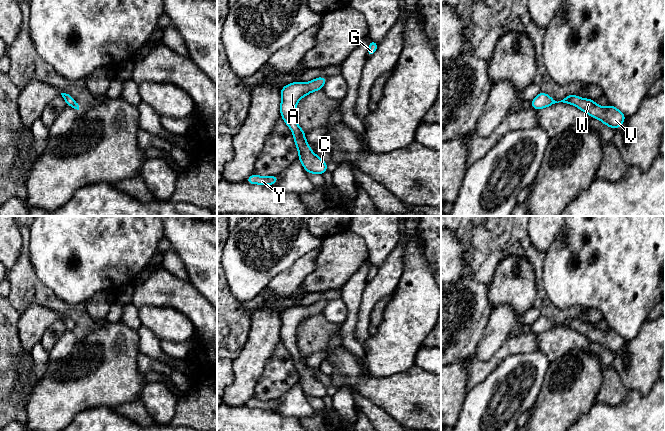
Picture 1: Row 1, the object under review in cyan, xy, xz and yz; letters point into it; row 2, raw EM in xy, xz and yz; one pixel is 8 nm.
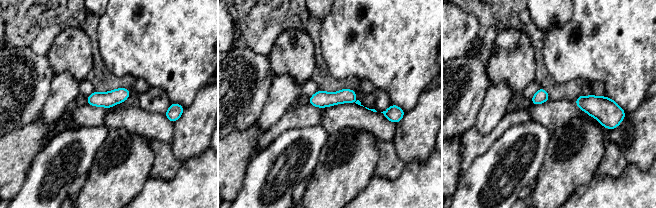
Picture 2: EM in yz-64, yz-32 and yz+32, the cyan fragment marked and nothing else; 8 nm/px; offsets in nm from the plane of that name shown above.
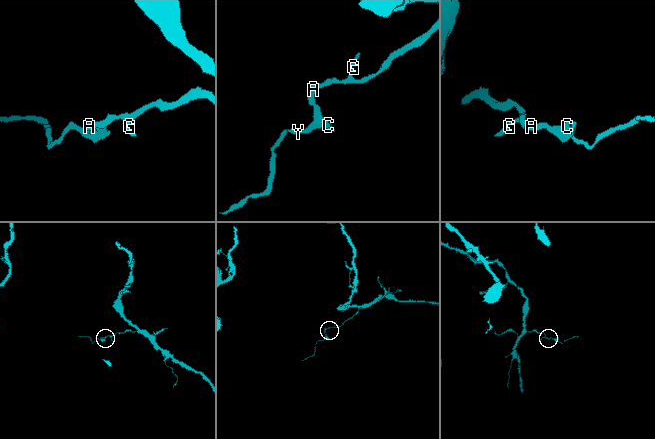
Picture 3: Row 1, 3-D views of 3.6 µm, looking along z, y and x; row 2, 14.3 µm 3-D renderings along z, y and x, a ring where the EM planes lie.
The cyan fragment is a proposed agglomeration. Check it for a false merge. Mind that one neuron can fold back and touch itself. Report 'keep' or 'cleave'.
keep

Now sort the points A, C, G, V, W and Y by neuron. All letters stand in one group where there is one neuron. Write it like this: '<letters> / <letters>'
A C G V W Y

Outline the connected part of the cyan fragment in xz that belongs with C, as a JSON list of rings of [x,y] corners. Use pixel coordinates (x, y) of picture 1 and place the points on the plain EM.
[[[318,301],[308,307],[296,305],[281,312],[281,341],[286,349],[292,353],[296,371],[299,376],[298,383],[307,397],[324,398],[327,396],[327,387],[313,377],[306,362],[305,355],[297,348],[296,329],[298,325],[311,316],[323,312],[327,301]]]

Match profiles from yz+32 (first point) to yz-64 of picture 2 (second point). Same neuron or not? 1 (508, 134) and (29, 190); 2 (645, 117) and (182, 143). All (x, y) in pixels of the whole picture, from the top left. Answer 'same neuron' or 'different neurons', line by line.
1: same neuron
2: same neuron

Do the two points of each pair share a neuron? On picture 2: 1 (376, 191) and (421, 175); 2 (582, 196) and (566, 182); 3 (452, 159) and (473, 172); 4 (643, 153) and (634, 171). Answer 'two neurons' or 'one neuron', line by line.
1: one neuron
2: two neurons
3: two neurons
4: two neurons

